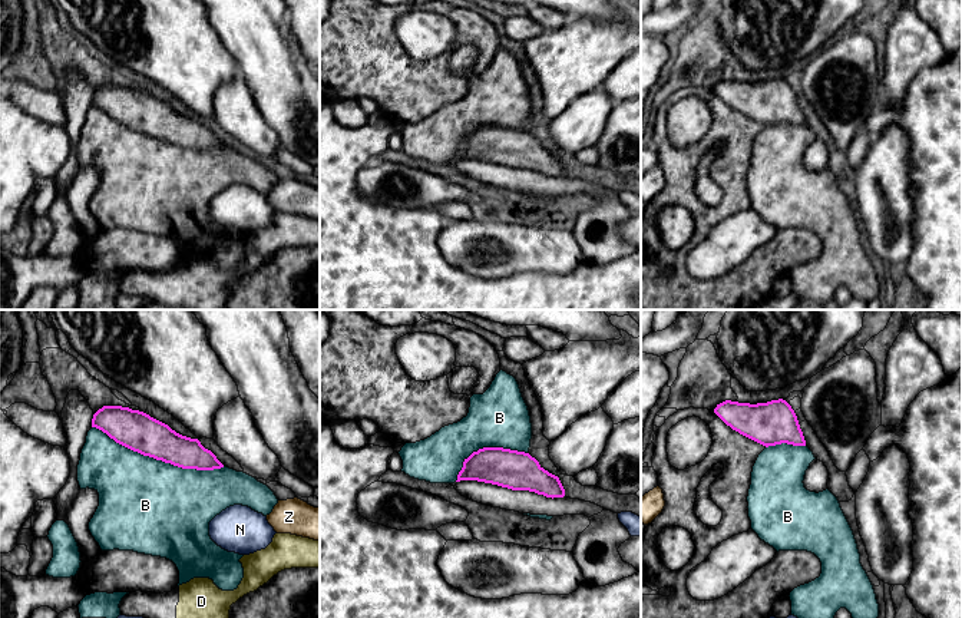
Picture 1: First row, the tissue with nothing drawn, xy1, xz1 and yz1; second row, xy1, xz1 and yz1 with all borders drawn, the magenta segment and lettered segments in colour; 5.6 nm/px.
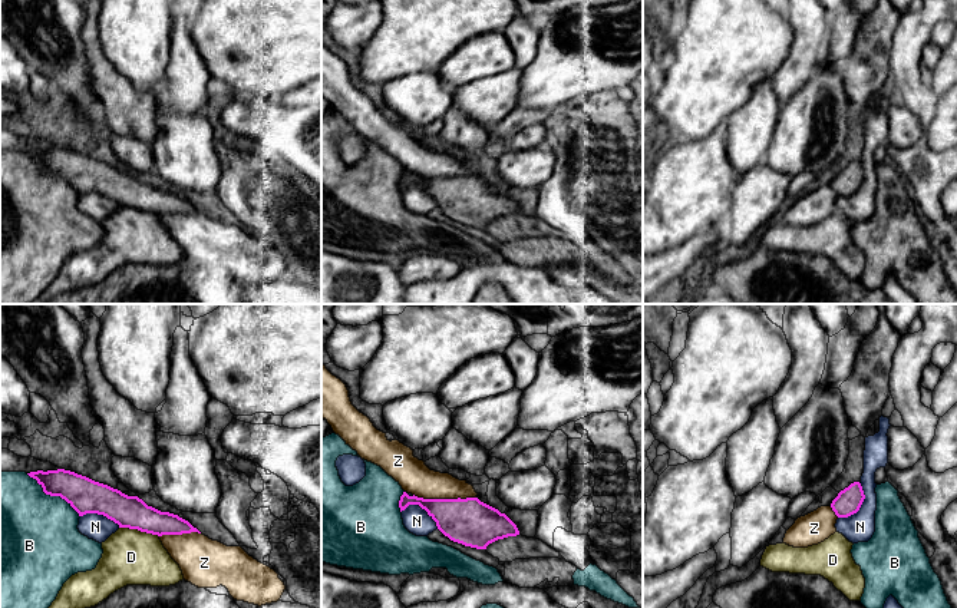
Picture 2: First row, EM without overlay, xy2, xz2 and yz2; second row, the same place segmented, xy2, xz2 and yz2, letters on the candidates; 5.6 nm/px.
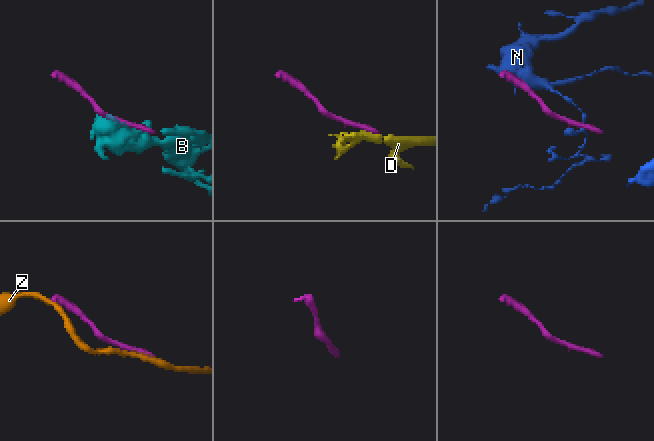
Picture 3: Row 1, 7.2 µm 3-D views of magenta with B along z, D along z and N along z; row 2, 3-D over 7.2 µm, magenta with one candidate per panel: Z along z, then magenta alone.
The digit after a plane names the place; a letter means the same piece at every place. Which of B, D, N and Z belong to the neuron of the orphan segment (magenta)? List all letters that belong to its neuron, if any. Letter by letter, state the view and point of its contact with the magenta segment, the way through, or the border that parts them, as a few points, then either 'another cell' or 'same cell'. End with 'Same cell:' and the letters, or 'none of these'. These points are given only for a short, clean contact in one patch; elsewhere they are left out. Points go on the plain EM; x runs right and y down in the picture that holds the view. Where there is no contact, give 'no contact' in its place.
B: contact xy1 (158, 138); same cell
D: contact xy2 (139, 208); another cell
N: contact yz2 (860, 185); border yz2 (860, 161), (864, 169), (861, 185), (855, 191), (838, 197); another cell
Z: contact xz2 (445, 178); another cell
Same cell: B

